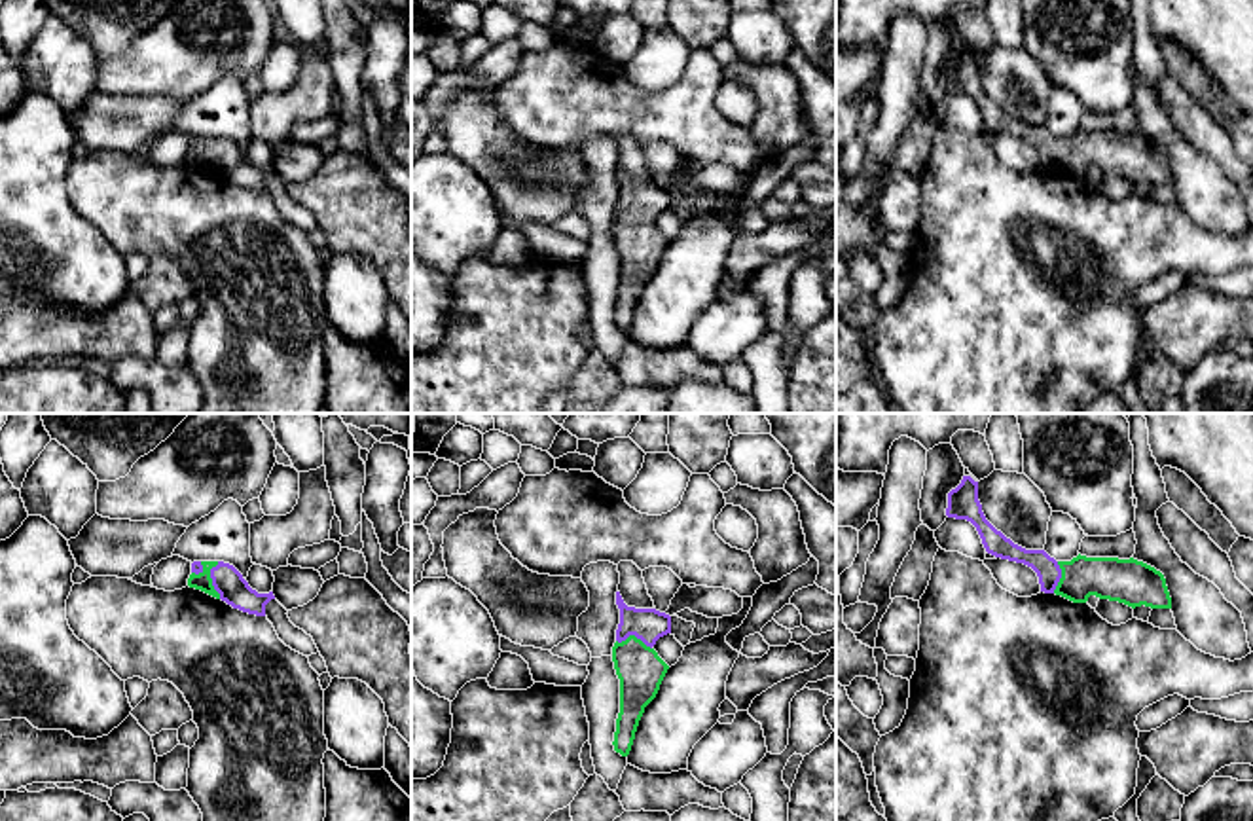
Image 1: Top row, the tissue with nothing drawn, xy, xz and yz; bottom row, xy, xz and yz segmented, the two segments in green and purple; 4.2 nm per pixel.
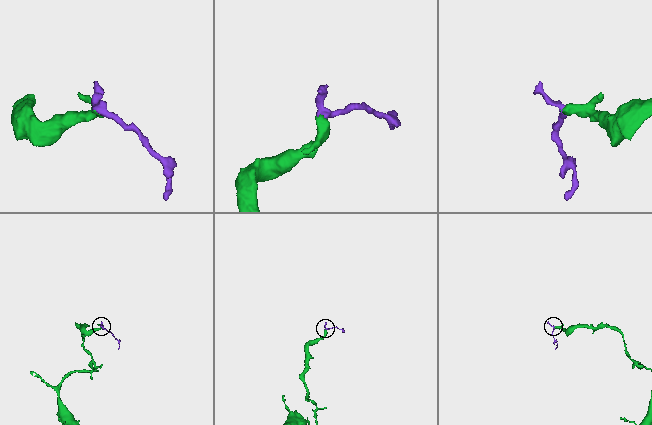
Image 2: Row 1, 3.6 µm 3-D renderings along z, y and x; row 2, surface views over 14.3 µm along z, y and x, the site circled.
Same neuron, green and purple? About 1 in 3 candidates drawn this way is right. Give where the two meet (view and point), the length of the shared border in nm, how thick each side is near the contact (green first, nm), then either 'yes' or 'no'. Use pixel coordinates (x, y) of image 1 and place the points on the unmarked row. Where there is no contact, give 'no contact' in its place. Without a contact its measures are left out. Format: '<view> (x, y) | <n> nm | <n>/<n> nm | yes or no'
xy (211, 156) | 160 nm | 70/120 nm | yes

